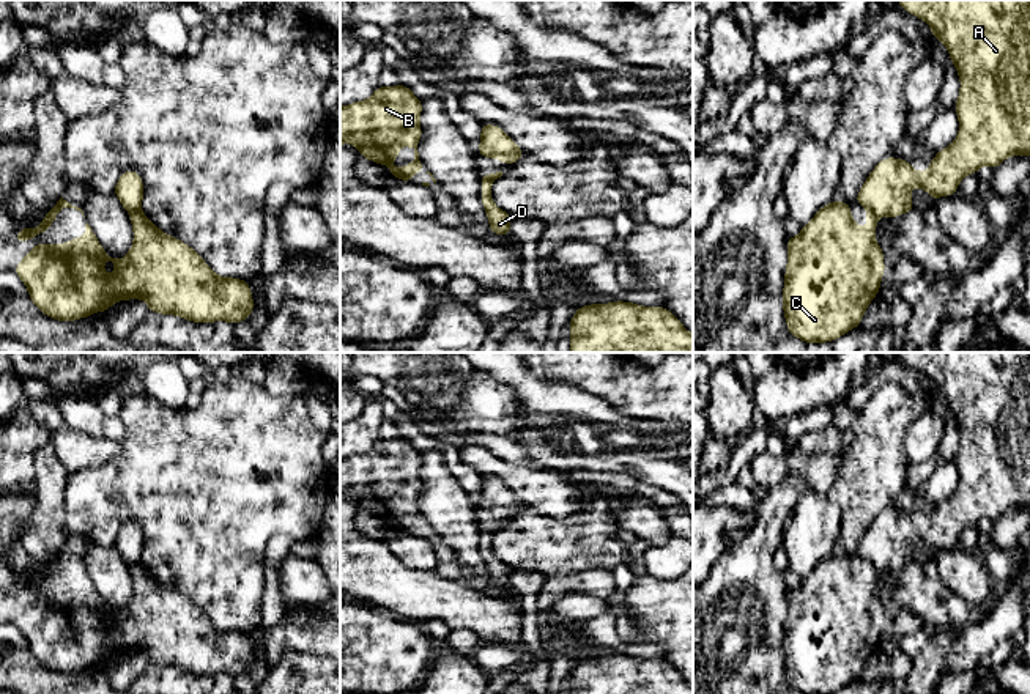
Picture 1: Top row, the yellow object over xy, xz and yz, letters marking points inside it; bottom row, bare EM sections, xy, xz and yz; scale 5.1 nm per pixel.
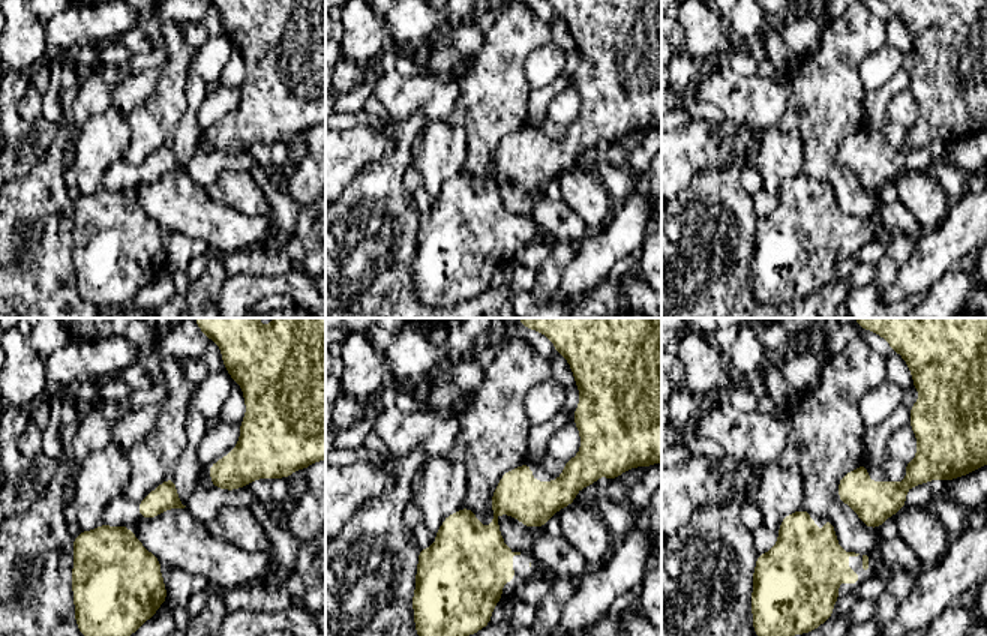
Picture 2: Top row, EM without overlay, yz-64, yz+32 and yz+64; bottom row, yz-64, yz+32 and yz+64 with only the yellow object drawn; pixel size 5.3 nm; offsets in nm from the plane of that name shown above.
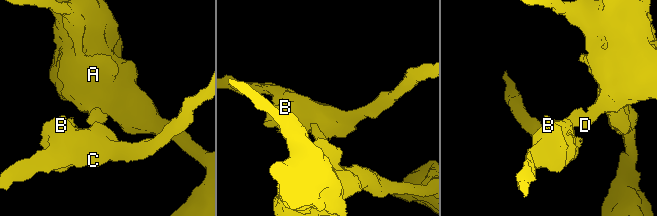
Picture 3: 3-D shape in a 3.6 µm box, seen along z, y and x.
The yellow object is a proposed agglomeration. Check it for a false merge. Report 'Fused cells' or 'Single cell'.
Fused cells

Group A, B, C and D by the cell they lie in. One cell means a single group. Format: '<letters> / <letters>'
A D / B C

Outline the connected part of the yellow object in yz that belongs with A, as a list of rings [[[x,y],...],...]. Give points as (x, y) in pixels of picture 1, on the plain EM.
[[[899,353],[898,359],[924,373],[932,389],[942,393],[959,426],[961,442],[953,461],[958,466],[959,485],[954,494],[937,504],[928,524],[915,524],[909,513],[885,510],[869,526],[855,556],[888,570],[917,562],[910,541],[921,540],[936,554],[954,548],[964,529],[978,526],[981,518],[997,521],[1010,508],[1030,508],[1030,353]]]

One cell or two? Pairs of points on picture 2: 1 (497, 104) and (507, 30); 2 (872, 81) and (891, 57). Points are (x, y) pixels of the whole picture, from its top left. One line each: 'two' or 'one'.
1: one
2: one

